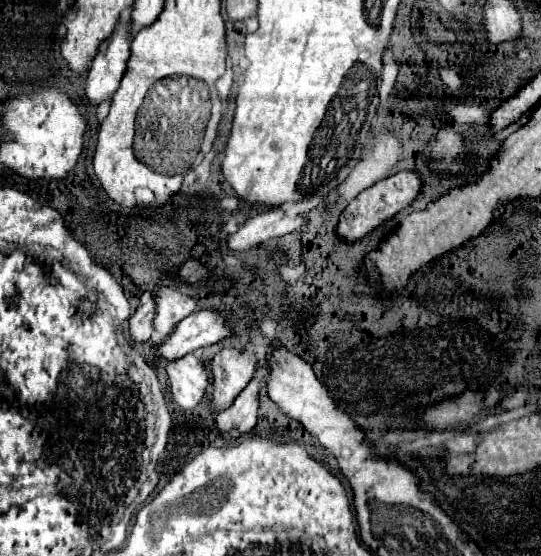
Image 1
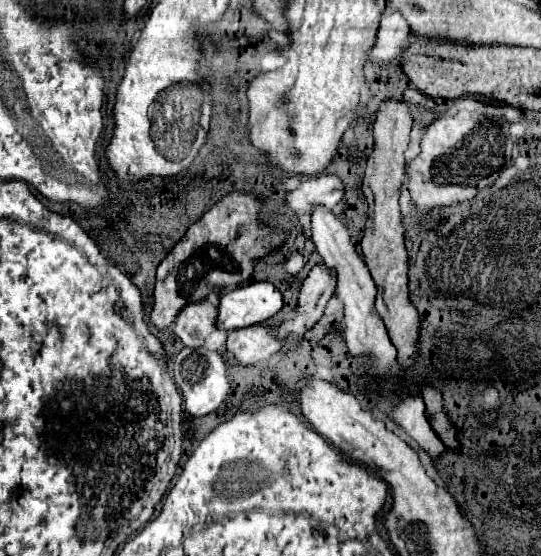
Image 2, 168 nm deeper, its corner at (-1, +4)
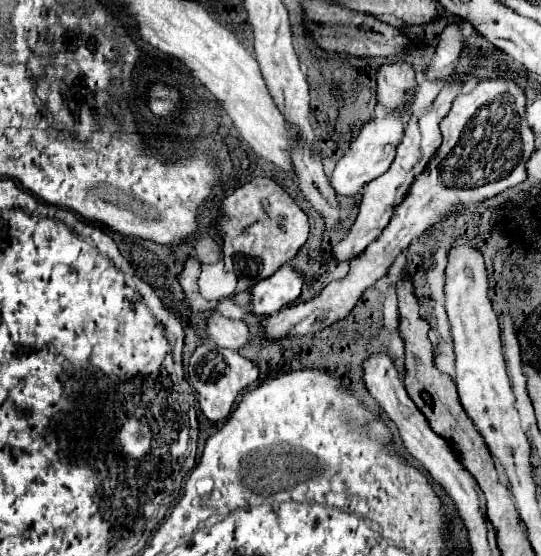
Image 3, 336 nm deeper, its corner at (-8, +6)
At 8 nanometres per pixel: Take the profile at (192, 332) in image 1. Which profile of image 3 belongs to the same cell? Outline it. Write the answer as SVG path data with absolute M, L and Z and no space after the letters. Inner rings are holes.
M290 265L280 267L274 275L262 279L252 287L250 305L254 315L272 315L298 299L302 291L302 277Z

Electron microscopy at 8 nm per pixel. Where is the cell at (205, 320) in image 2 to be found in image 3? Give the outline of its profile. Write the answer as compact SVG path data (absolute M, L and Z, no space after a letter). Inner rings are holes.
M212 313L206 319L206 341L218 345L218 347L228 347L228 349L242 349L248 341L248 327L244 321L234 321L228 319L220 313Z

